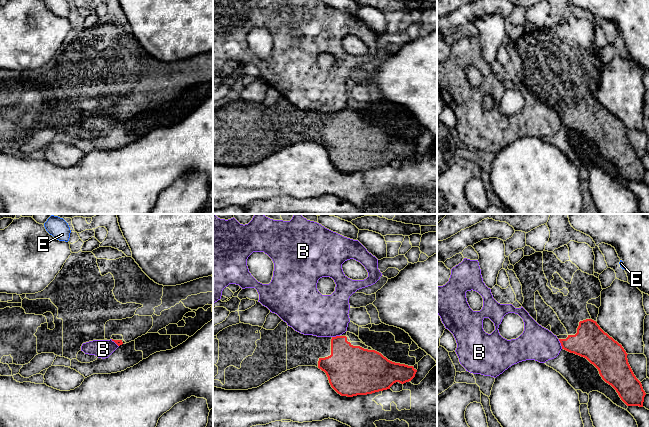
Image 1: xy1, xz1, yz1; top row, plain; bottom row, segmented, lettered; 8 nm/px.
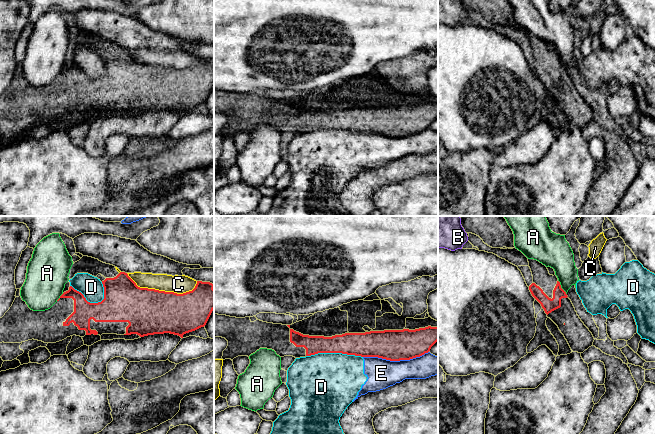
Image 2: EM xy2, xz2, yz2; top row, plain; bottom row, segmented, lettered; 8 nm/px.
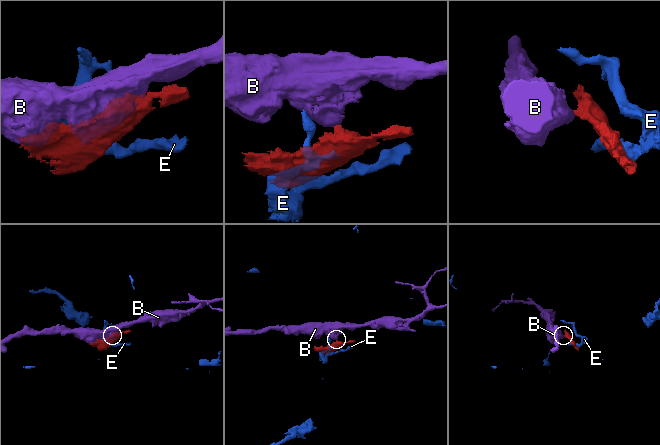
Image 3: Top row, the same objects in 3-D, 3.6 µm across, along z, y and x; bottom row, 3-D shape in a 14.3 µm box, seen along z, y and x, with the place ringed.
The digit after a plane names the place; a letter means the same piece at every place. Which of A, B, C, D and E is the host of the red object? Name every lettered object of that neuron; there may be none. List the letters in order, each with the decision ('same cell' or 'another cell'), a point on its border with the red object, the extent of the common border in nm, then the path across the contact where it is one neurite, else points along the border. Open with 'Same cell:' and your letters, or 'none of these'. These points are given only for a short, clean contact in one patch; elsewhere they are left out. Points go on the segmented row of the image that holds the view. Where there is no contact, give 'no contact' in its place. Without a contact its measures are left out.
Same cell: none of these
A: another cell | yz2 (560, 287) | 140 nm | along yz2 (558, 280), (566, 294)
B: another cell | yz1 (561, 344) | 90 nm | along yz1 (558, 339), (562, 348)
C: another cell | xy2 (162, 291) | 600 nm
D: another cell | xz2 (334, 352) | 460 nm
E: another cell | xz2 (395, 360) | 550 nm

